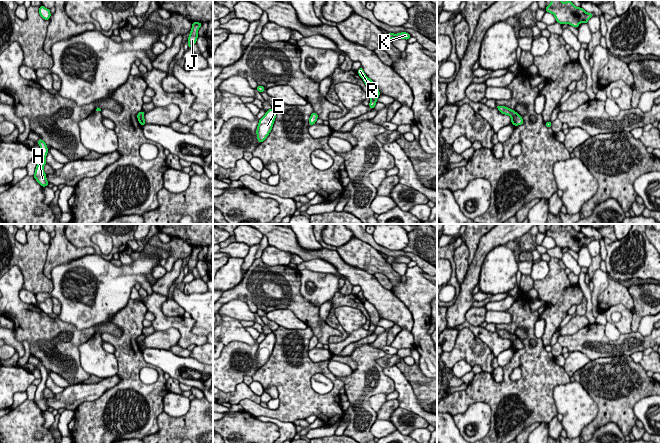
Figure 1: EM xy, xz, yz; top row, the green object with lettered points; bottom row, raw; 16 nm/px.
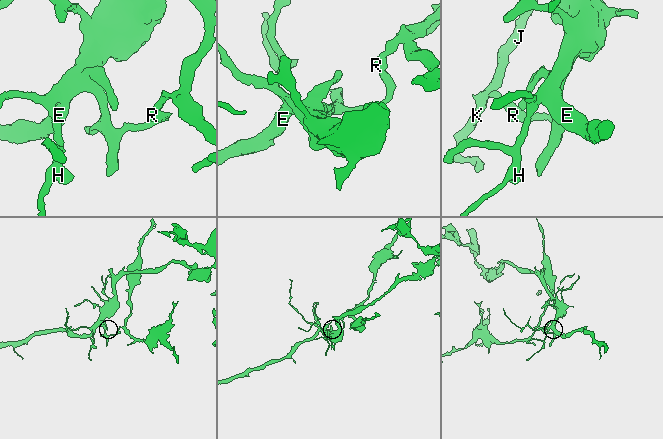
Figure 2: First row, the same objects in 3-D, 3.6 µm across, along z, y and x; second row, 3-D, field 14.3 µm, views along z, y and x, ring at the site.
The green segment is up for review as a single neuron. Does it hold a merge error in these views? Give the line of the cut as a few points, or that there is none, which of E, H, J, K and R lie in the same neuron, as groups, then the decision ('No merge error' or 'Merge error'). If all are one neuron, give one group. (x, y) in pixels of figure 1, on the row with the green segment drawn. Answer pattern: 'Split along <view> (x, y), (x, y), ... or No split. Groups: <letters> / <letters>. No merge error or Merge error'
Split along yz (517, 114), (512, 124). Groups: E H / J K R. Merge error

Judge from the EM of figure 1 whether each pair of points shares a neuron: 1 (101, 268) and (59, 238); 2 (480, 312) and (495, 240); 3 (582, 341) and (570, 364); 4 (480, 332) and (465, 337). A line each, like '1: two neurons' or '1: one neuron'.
1: two neurons
2: two neurons
3: two neurons
4: two neurons

